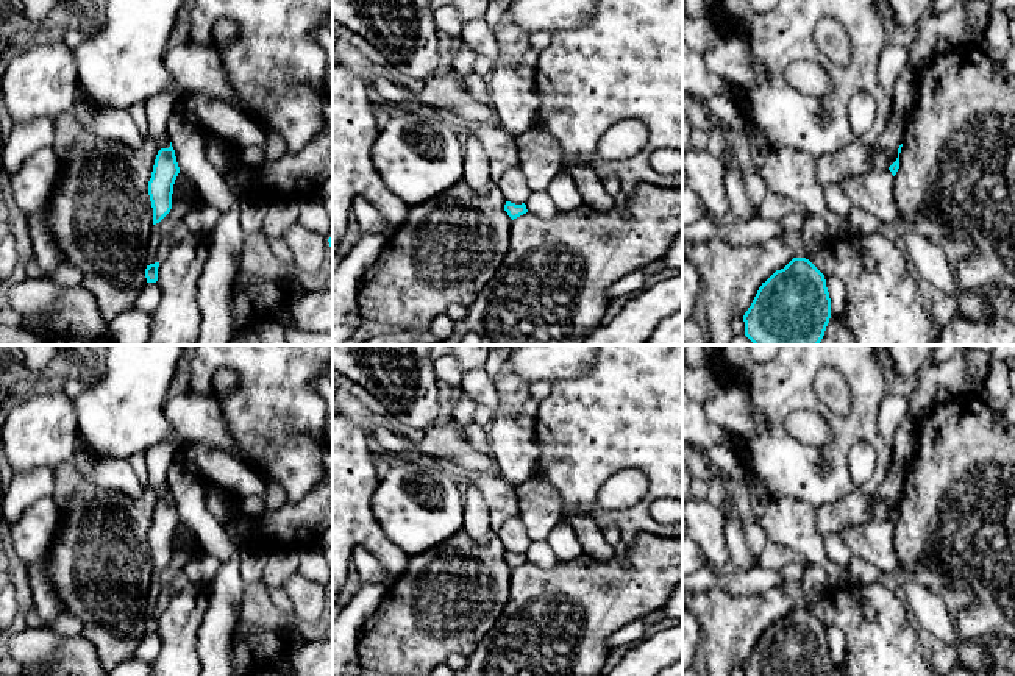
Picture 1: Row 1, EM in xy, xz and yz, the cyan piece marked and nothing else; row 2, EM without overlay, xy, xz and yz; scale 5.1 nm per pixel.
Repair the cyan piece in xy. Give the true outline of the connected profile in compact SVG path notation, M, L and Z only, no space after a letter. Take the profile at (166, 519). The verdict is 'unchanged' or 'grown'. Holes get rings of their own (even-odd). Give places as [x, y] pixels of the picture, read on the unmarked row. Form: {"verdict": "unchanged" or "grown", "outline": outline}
{"verdict": "unchanged", "outline": "M172 496L161 498L156 504L151 528L148 531L148 545L153 557L153 575L159 573L172 559L172 543L173 543L173 534L180 523L180 517L176 512L175 500Z"}

